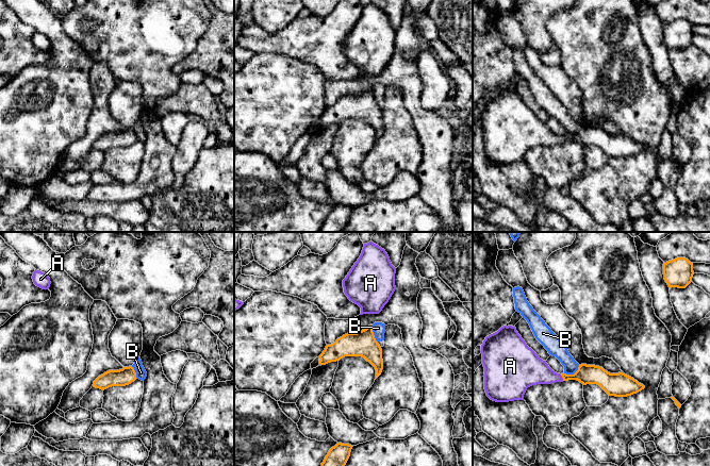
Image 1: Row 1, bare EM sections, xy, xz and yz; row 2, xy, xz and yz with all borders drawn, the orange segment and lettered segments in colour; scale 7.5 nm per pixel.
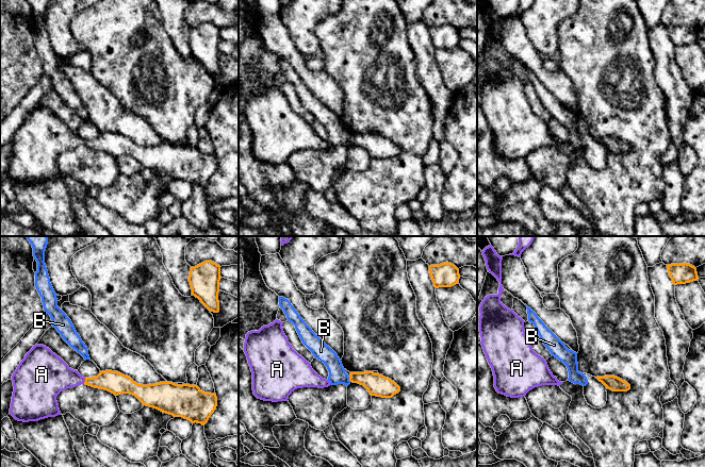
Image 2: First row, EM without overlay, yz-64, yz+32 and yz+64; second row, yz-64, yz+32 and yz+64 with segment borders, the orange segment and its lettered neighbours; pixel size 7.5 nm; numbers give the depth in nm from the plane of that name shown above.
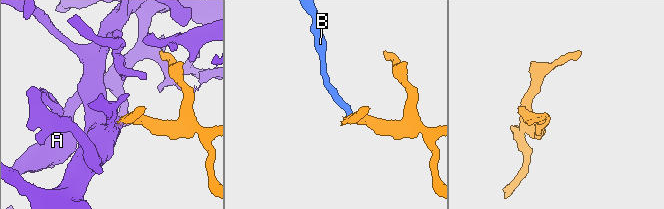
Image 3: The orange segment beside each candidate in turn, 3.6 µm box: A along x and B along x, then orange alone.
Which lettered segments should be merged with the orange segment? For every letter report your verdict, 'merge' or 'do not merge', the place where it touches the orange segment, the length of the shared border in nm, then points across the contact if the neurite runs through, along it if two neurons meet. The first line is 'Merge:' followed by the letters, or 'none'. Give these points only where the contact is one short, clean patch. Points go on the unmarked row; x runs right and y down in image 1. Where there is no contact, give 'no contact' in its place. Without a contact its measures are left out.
Merge: A
A: merge; meets orange in yz at (562, 138); contact 50 nm long; runs through yz (587, 135), (575, 138), (562, 138), (549, 138), (530, 131)
B: do not merge; meets orange in yz at (572, 136); contact 140 nm long; border along yz (579, 127), (573, 135), (563, 134)

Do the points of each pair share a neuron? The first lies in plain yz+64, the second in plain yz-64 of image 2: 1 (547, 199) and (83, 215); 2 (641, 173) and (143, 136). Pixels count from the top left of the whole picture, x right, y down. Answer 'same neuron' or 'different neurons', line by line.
1: different neurons
2: different neurons

